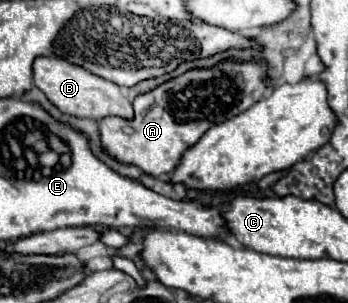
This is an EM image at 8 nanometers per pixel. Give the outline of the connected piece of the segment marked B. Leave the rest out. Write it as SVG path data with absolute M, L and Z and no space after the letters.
M38 58L34 62L34 86L38 86L46 98L64 114L76 118L102 120L106 116L118 116L124 120L134 120L134 108L128 98L124 98L120 86L104 80L80 66L74 66L62 58Z

